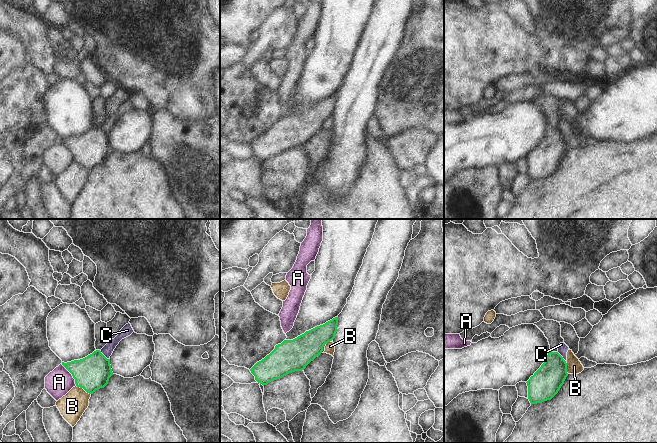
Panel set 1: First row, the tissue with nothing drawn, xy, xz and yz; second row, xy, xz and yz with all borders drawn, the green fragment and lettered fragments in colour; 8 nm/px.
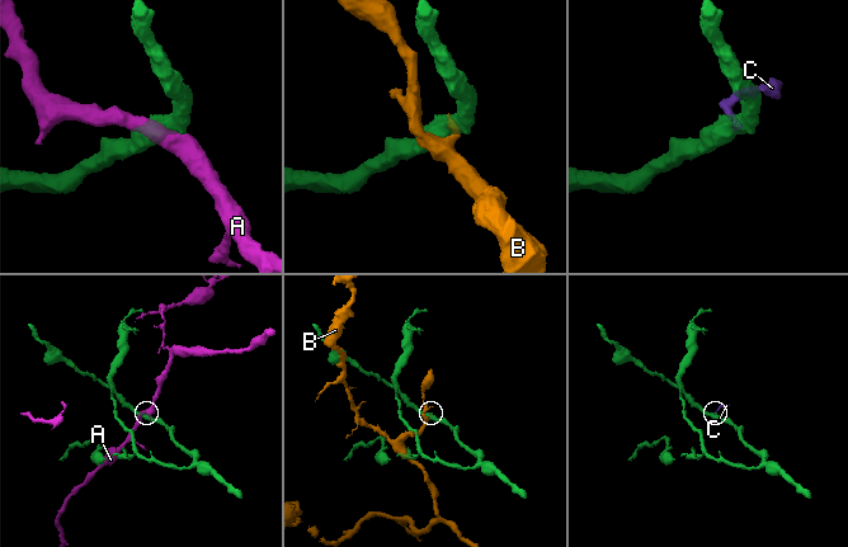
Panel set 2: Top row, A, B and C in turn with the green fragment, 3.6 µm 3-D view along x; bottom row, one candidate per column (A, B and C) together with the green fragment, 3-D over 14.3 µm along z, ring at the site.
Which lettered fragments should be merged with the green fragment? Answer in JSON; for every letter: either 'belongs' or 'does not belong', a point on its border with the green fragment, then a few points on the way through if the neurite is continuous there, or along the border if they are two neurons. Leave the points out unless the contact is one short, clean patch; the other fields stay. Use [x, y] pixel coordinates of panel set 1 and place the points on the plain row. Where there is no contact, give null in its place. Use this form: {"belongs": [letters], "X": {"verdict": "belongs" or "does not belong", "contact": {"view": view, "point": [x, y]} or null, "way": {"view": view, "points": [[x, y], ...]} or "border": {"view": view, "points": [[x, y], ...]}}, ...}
{"belongs": [], "A": {"verdict": "does not belong", "contact": {"view": "xy", "point": [72, 151]}}, "B": {"verdict": "does not belong", "contact": {"view": "xy", "point": [83, 164]}}, "C": {"verdict": "does not belong", "contact": {"view": "xy", "point": [103, 131]}, "border": {"view": "xy", "points": [[99, 126], [108, 135]]}}}

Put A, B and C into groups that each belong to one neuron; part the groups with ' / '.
A / B C

